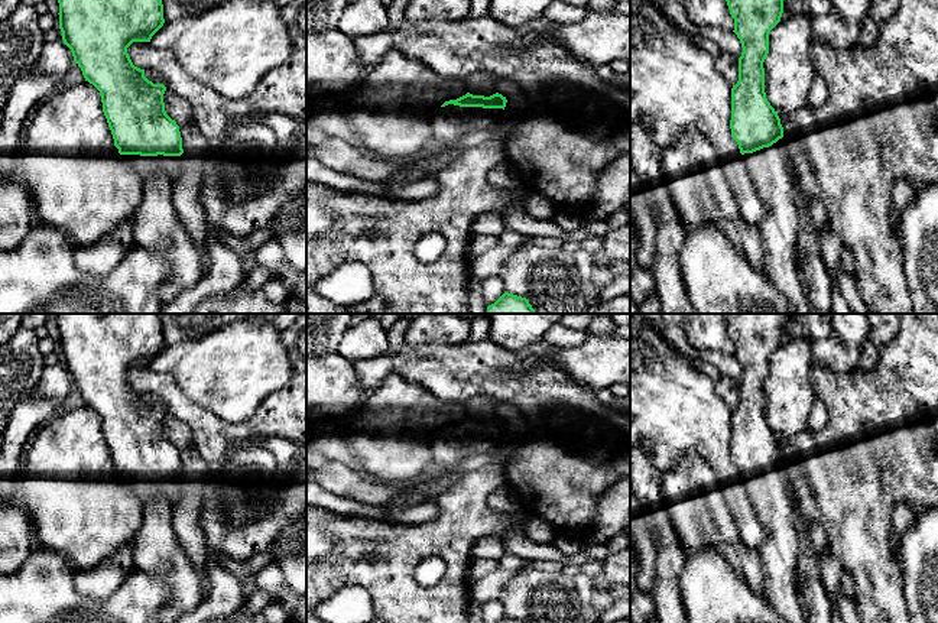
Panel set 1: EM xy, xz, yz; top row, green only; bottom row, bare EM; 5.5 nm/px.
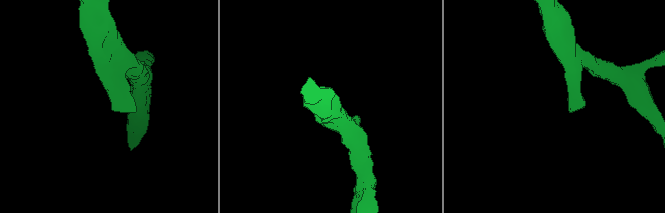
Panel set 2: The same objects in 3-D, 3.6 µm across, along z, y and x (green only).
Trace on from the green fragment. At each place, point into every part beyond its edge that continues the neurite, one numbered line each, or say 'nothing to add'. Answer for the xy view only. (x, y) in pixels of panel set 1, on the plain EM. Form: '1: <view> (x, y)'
1: xy (146, 490)

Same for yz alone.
1: yz (769, 492)

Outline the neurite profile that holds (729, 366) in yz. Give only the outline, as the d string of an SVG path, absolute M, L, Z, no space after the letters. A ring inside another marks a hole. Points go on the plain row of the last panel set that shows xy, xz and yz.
M701 351L700 357L702 361L714 364L721 374L733 379L736 383L741 380L741 366L734 356L727 356L720 351Z

